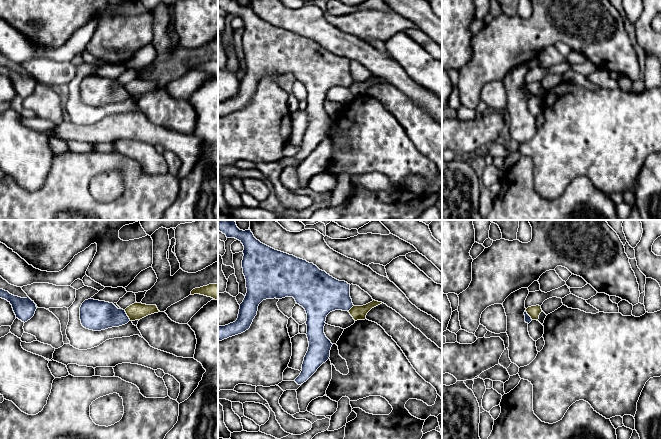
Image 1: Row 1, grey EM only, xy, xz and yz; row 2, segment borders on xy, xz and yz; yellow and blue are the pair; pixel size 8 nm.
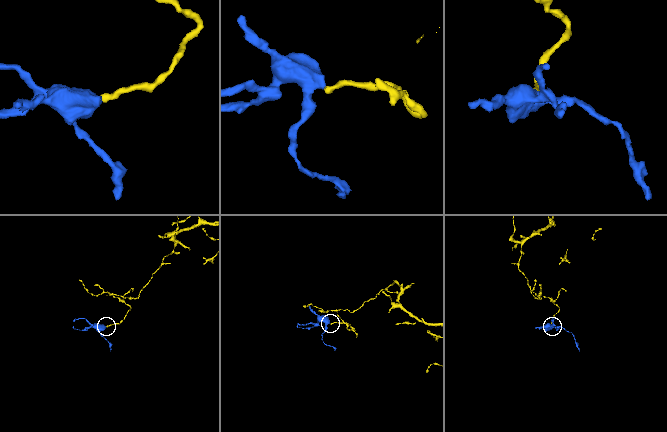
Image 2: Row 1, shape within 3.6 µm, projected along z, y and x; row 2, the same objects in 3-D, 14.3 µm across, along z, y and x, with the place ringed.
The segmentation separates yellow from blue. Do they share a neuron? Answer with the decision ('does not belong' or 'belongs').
does not belong

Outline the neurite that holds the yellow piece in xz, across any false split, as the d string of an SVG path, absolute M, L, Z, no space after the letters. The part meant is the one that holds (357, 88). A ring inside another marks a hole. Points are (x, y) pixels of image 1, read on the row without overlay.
M373 76L372 78L363 81L363 82L353 82L350 86L349 89L353 93L355 97L357 96L365 96L367 89L374 83L382 80L382 78L378 78Z

